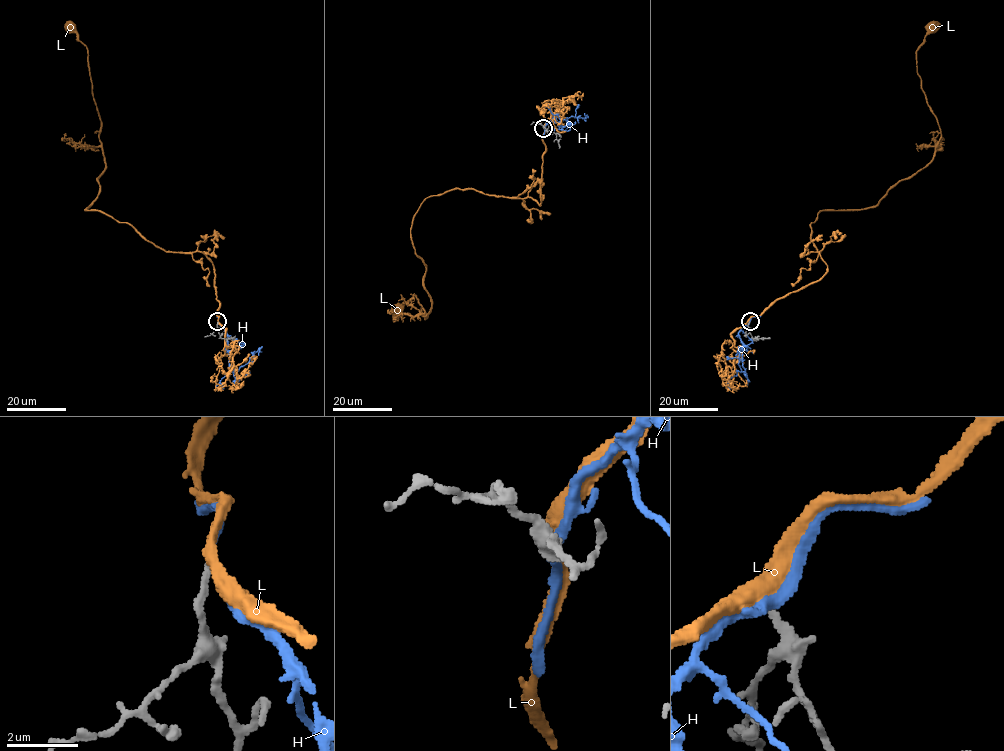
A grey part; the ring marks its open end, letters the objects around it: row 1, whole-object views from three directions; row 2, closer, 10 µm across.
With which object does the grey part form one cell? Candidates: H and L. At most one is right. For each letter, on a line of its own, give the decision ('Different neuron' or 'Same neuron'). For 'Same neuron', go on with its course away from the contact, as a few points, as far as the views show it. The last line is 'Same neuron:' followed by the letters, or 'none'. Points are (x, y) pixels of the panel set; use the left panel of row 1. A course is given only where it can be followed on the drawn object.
H: Different neuron
L: Different neuron
Same neuron: none

